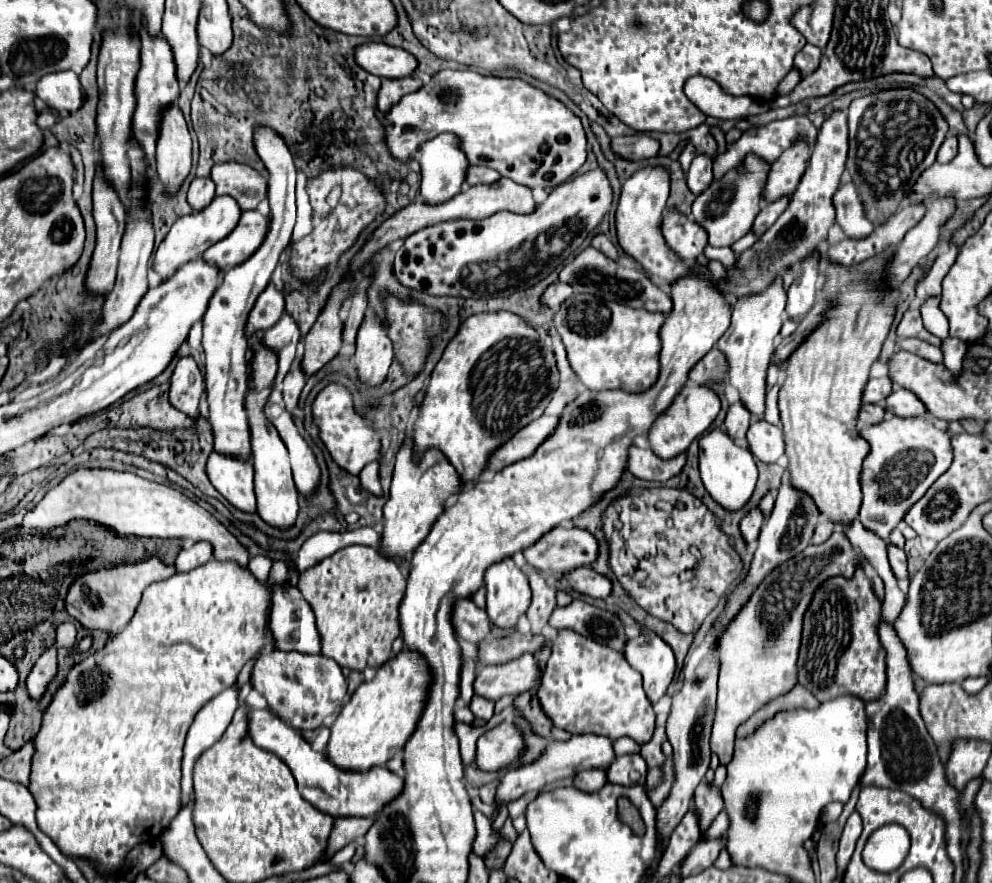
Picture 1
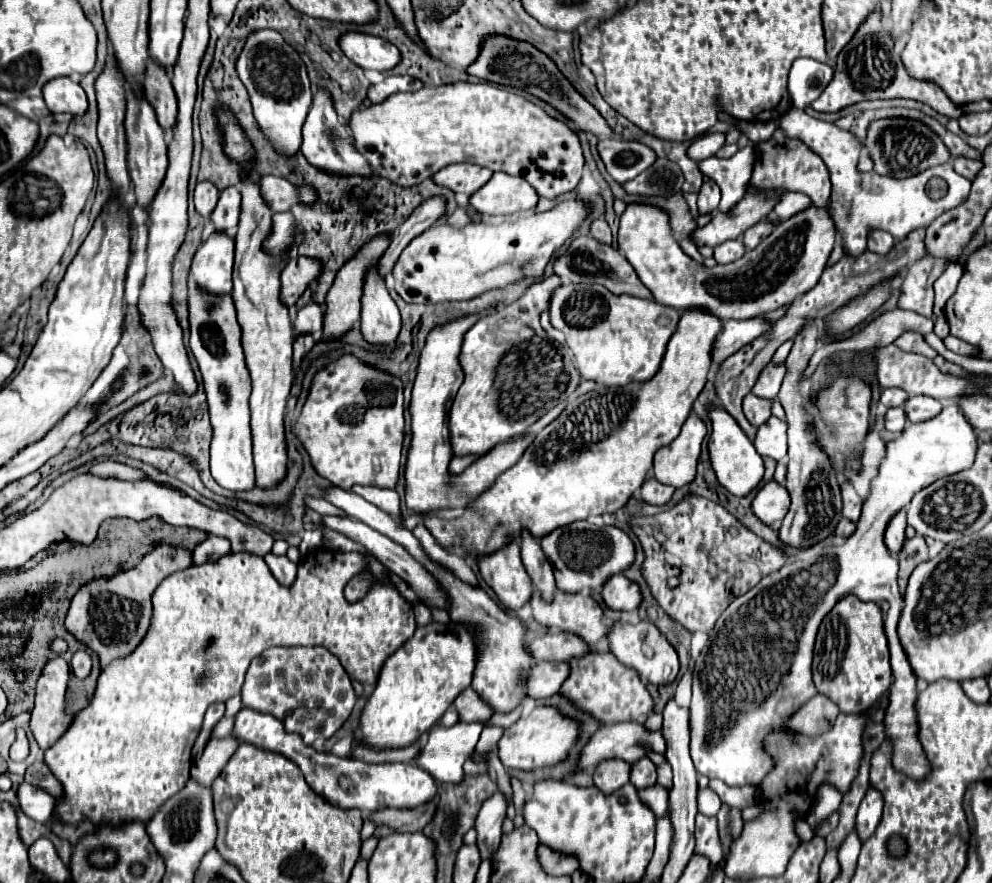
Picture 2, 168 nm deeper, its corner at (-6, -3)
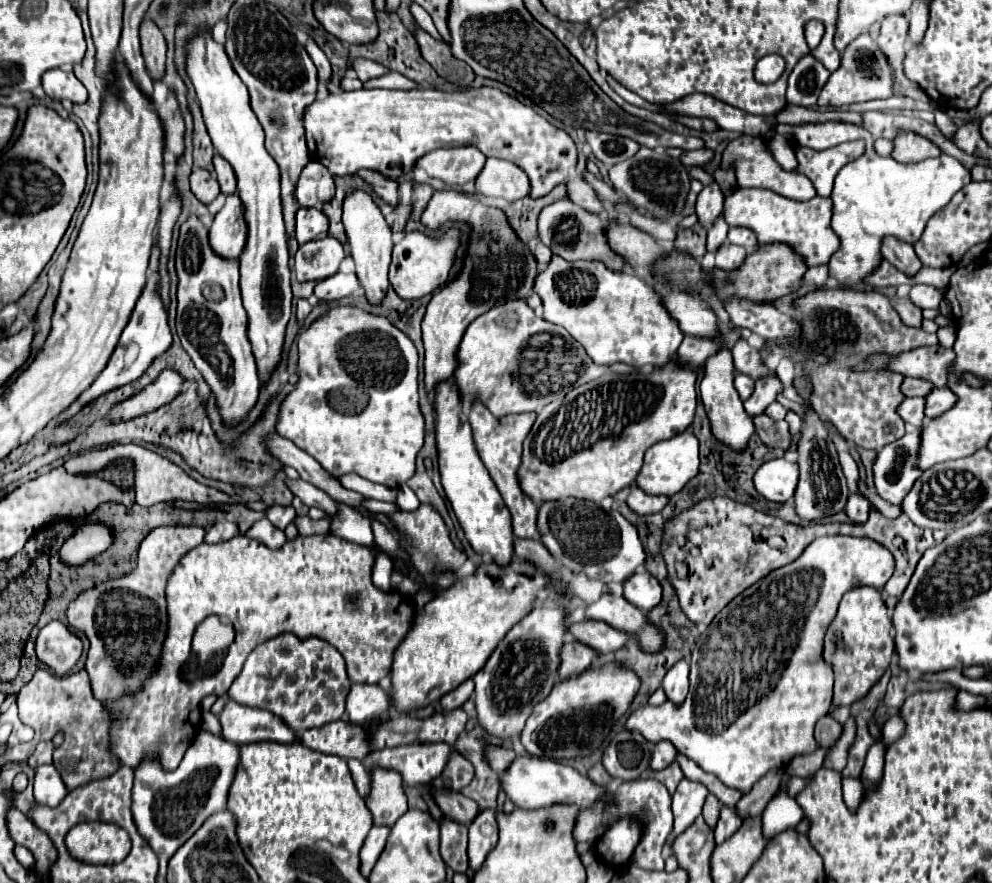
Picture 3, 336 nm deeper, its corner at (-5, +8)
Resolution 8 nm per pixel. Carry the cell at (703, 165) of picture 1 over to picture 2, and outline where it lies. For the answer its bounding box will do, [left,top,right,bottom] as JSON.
[699,181,721,215]

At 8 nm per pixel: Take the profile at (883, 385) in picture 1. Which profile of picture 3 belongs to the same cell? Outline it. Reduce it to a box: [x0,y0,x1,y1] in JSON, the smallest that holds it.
[900,378,932,396]

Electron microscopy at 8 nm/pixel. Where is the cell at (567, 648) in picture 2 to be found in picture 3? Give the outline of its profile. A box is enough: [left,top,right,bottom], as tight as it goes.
[568,620,628,654]

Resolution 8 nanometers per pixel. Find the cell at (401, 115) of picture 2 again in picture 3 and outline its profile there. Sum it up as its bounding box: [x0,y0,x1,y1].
[304,82,578,198]

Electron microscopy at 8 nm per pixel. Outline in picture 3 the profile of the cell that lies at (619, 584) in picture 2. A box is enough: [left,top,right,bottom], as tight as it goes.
[624,570,662,612]

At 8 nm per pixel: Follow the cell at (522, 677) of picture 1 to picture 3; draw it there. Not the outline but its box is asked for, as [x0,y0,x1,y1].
[558,634,598,680]

